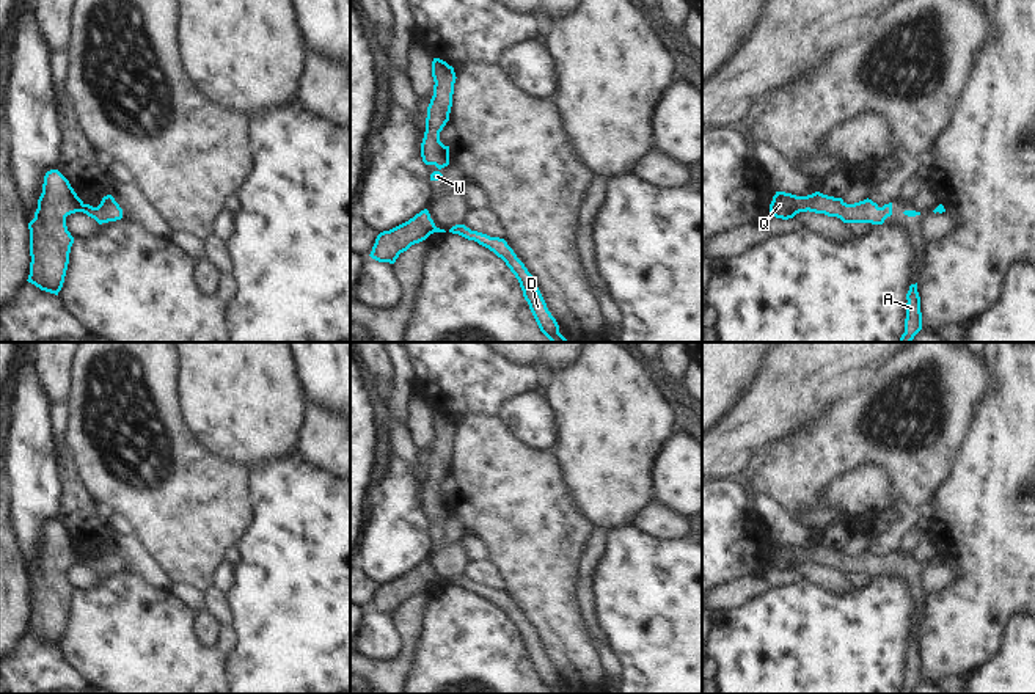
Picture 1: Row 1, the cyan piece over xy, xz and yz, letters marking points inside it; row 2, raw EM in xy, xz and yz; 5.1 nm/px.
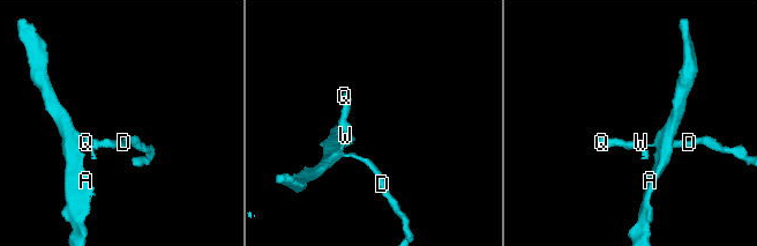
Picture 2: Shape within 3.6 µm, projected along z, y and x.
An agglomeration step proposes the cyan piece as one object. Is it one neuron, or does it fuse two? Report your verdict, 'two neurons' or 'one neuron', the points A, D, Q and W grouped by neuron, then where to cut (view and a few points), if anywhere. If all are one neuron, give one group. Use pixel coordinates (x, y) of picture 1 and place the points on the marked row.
one neuron; A D Q W; no cut

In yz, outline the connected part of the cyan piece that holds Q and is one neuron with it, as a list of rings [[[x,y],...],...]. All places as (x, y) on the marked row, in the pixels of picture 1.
[[[776,192],[770,204],[770,214],[776,218],[788,220],[799,212],[825,214],[837,217],[843,223],[872,223],[883,225],[892,215],[892,203],[880,207],[872,199],[847,204],[842,198],[834,198],[815,192],[807,196],[796,196],[785,192]]]

